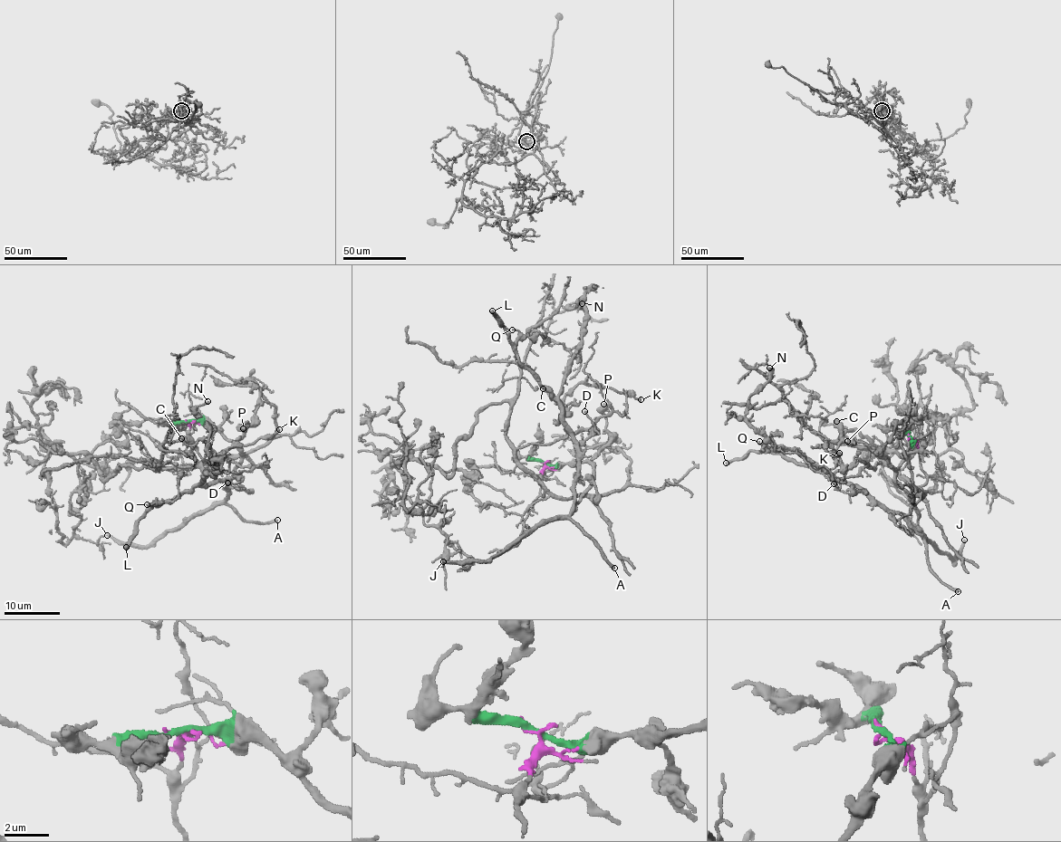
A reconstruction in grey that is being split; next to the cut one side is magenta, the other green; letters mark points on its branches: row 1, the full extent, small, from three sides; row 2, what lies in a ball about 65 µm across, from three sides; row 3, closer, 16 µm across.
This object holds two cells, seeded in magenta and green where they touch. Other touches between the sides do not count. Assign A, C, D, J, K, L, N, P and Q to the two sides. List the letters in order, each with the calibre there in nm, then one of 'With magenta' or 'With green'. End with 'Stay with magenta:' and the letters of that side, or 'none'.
A: Thickness 280 nm. With green
C: Thickness 400 nm. With green
D: Thickness 110 nm. With green
J: Thickness 190 nm. With green
K: Thickness 240 nm. With green
L: Thickness 360 nm. With green
N: Thickness 170 nm. With green
P: Thickness 600 nm. With green
Q: Thickness 120 nm. With green
Stay with magenta: none

